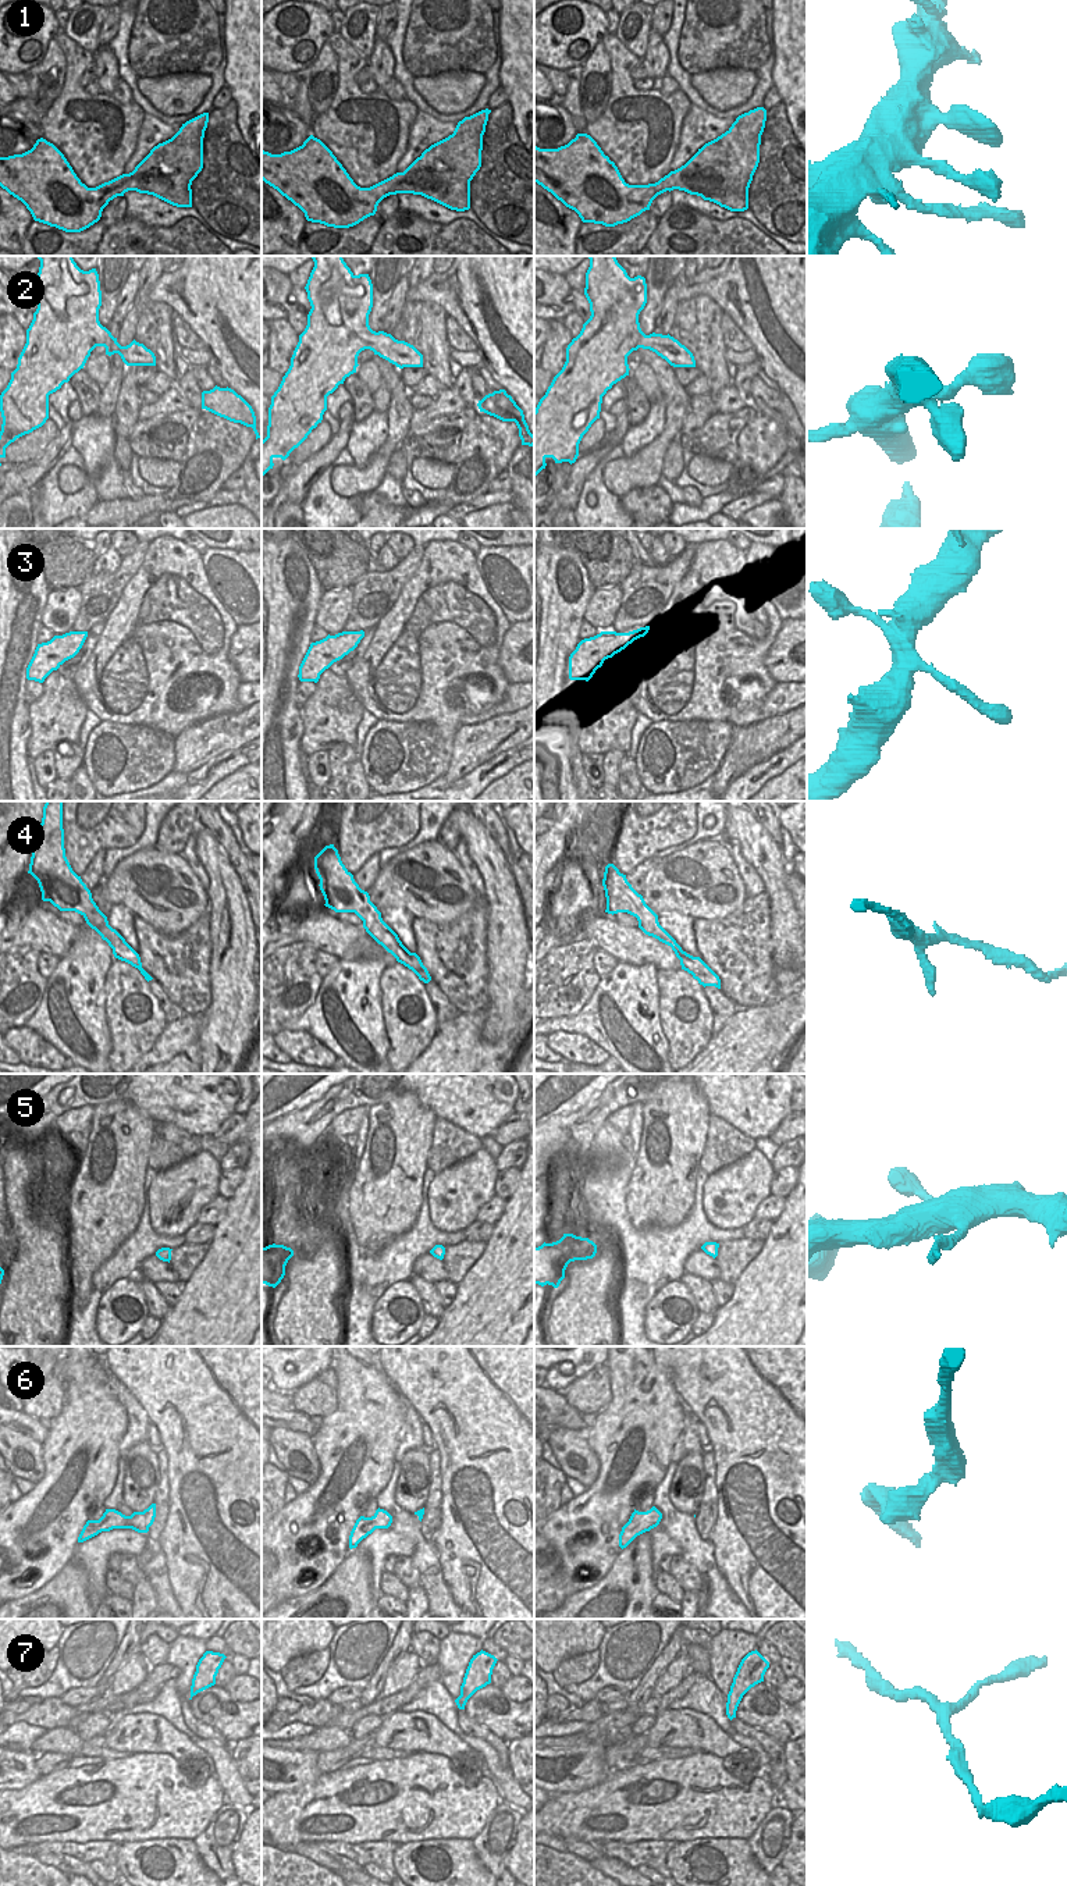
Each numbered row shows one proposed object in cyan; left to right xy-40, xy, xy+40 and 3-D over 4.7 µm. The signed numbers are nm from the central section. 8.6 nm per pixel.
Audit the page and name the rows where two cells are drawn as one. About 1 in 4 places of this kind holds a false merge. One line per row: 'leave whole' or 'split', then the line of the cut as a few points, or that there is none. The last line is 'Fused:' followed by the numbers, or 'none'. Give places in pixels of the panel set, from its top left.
1: leave whole; no cut
2: leave whole; no cut
3: leave whole; no cut
4: leave whole; no cut
5: leave whole; no cut
6: leave whole; no cut
7: leave whole; no cut
Fused: none

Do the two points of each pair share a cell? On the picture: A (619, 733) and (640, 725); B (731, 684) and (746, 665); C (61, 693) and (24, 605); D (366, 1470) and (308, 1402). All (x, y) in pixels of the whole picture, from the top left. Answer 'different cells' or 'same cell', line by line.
A: different cells
B: same cell
C: different cells
D: different cells

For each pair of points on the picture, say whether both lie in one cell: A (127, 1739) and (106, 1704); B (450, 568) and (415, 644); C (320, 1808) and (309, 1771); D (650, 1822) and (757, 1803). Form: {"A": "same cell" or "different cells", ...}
{"A": "different cells", "B": "same cell", "C": "different cells", "D": "same cell"}

